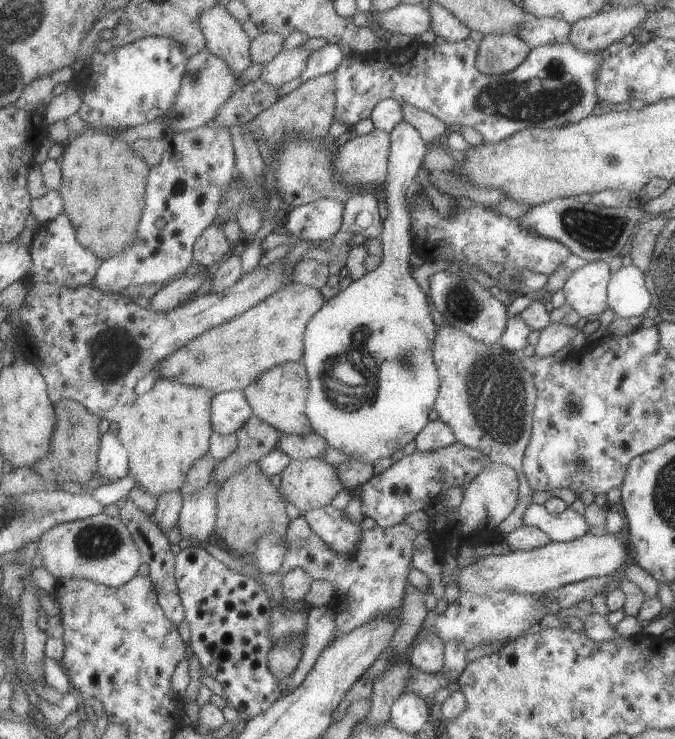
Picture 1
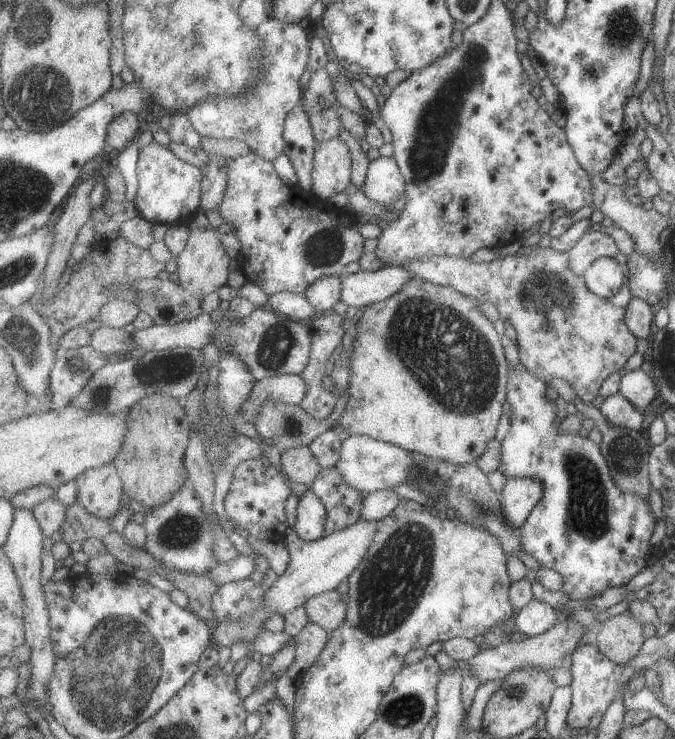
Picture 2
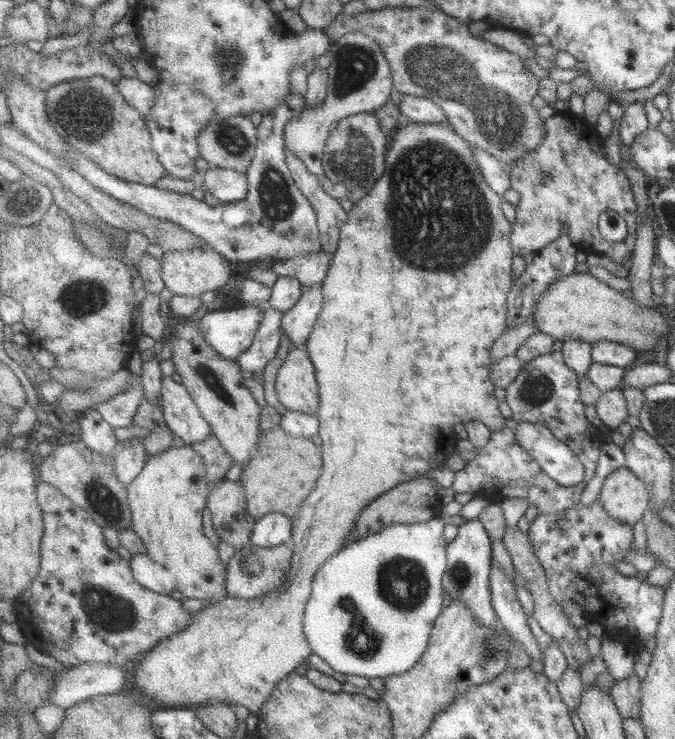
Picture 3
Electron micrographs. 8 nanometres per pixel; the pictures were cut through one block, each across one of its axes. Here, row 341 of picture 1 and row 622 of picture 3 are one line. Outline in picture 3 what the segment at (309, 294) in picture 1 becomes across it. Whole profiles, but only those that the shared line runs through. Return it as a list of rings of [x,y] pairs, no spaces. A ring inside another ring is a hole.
[[[408,121],[401,128],[397,128],[391,138],[391,146],[386,154],[387,172],[385,172],[385,176],[382,176],[363,198],[353,204],[348,213],[347,222],[342,226],[342,238],[339,248],[333,254],[329,274],[322,282],[325,306],[323,306],[323,312],[321,312],[315,329],[306,343],[317,370],[317,379],[320,386],[321,406],[318,415],[321,428],[318,436],[324,443],[322,446],[324,449],[324,473],[317,481],[317,486],[313,489],[311,495],[301,505],[301,510],[299,510],[297,516],[292,518],[294,528],[290,543],[293,547],[294,557],[288,580],[284,587],[275,590],[274,594],[257,597],[256,599],[229,597],[227,595],[218,602],[208,604],[196,612],[195,618],[185,630],[165,638],[149,652],[138,658],[139,664],[134,669],[132,678],[135,689],[141,694],[145,694],[152,701],[159,700],[163,706],[176,706],[181,709],[193,708],[196,710],[207,704],[240,704],[253,714],[258,715],[262,706],[272,696],[273,690],[276,689],[280,680],[295,672],[294,670],[297,670],[301,664],[305,664],[307,658],[311,656],[312,646],[307,638],[304,622],[306,608],[309,599],[312,597],[314,579],[319,569],[347,545],[347,538],[356,529],[361,512],[371,504],[371,501],[379,498],[381,494],[395,489],[403,482],[424,477],[427,472],[431,472],[435,468],[443,469],[450,455],[456,451],[458,438],[455,434],[455,426],[459,422],[465,425],[472,420],[479,420],[487,424],[493,430],[493,433],[499,430],[503,431],[507,424],[507,419],[503,417],[501,410],[499,410],[499,398],[495,396],[497,388],[495,388],[496,384],[492,380],[493,348],[500,341],[501,336],[509,330],[509,298],[514,284],[513,256],[516,254],[512,245],[513,224],[505,218],[505,214],[501,210],[502,196],[496,190],[493,190],[493,187],[489,186],[489,182],[485,180],[485,174],[481,172],[481,166],[477,164],[477,158],[475,158],[475,147],[463,136],[457,134],[457,131],[452,127],[441,124],[441,122],[431,122],[429,124],[429,122]],[[445,188],[457,190],[457,204],[443,204],[443,190]]]

